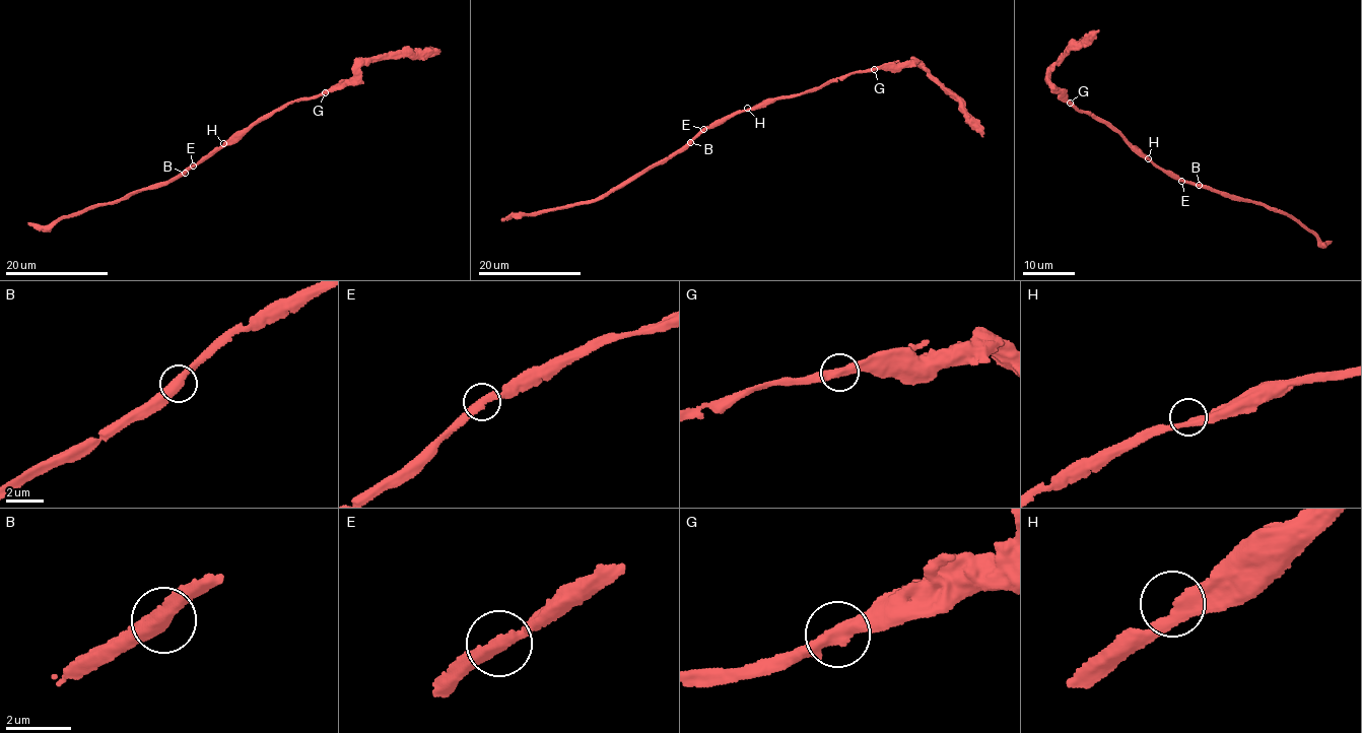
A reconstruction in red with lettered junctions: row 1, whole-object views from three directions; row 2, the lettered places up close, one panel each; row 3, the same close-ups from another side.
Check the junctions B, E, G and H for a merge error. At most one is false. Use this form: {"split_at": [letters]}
{"split_at": []}

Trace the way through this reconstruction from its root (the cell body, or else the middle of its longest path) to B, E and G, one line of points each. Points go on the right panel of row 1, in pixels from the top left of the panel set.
B: (1149, 159), (1173, 178), (1199, 186)
E: (1149, 159), (1173, 178), (1181, 180)
G: (1149, 159), (1101, 120), (1070, 103)

